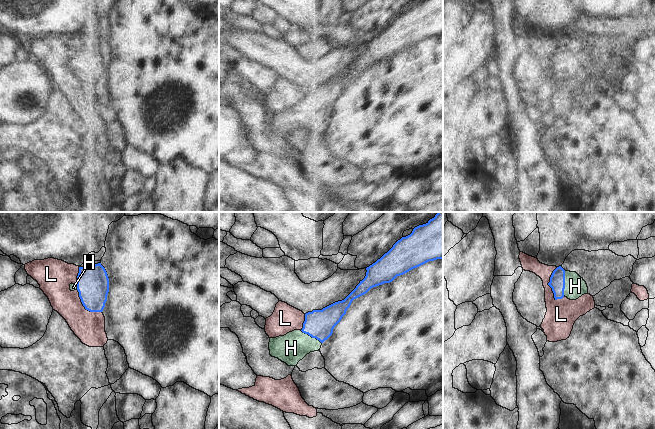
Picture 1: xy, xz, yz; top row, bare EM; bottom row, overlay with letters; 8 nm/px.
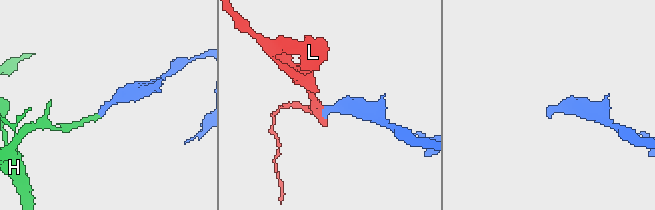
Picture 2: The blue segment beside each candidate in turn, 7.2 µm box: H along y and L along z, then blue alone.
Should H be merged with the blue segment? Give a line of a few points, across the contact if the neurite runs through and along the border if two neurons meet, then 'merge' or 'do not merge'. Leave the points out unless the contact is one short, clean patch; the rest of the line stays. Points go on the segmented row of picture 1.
yz (557, 280), (564, 283), (575, 286) | merge

